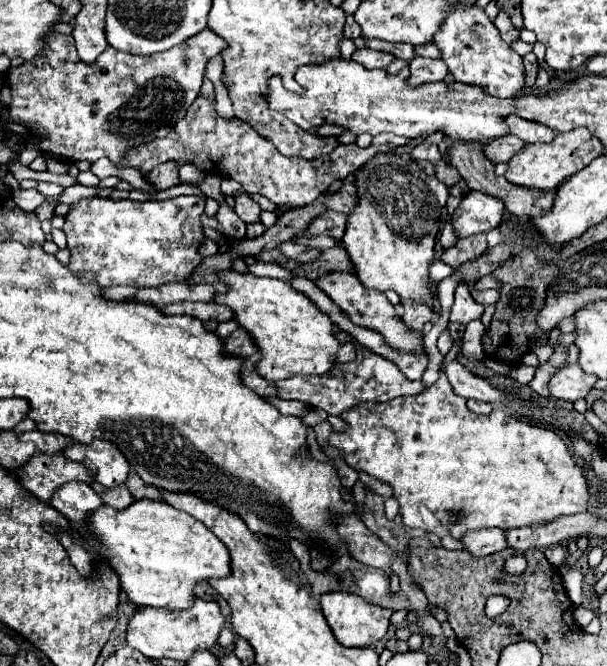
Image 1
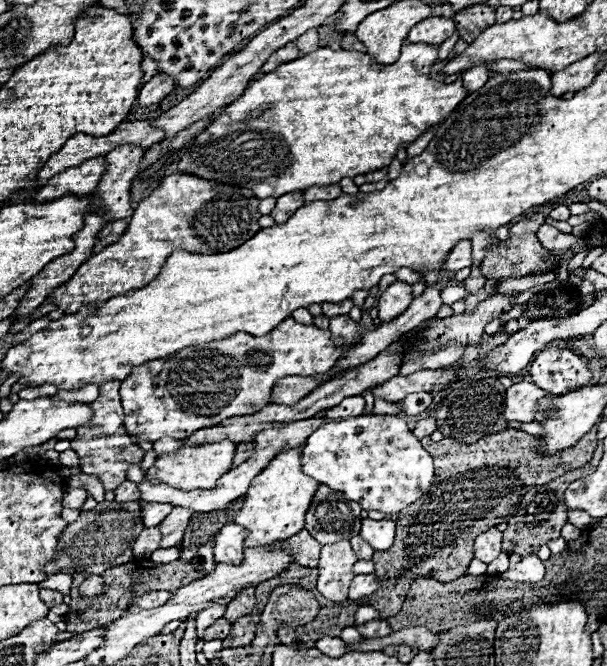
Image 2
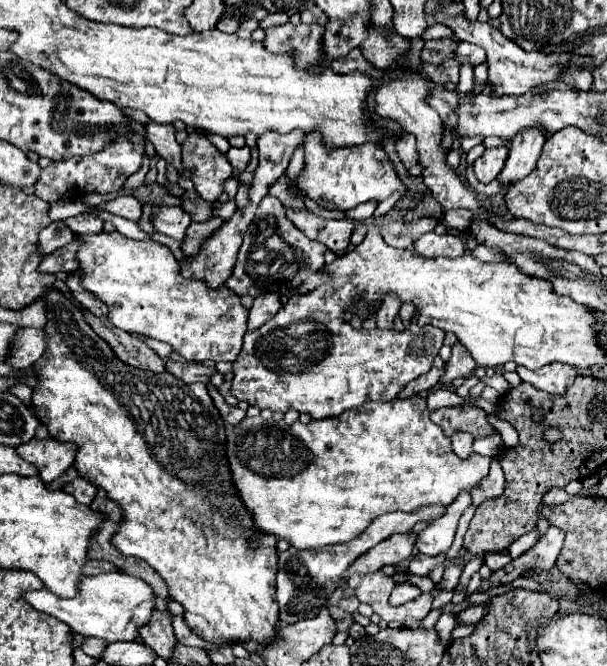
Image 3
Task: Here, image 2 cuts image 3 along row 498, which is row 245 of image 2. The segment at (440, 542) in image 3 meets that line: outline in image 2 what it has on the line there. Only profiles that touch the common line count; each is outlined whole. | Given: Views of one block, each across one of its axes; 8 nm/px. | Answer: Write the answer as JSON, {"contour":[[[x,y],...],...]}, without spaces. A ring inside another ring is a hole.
{"contour":[[[460,240],[454,250],[448,254],[446,268],[452,272],[458,272],[462,268],[468,268],[472,264],[472,246],[470,240]]]}

